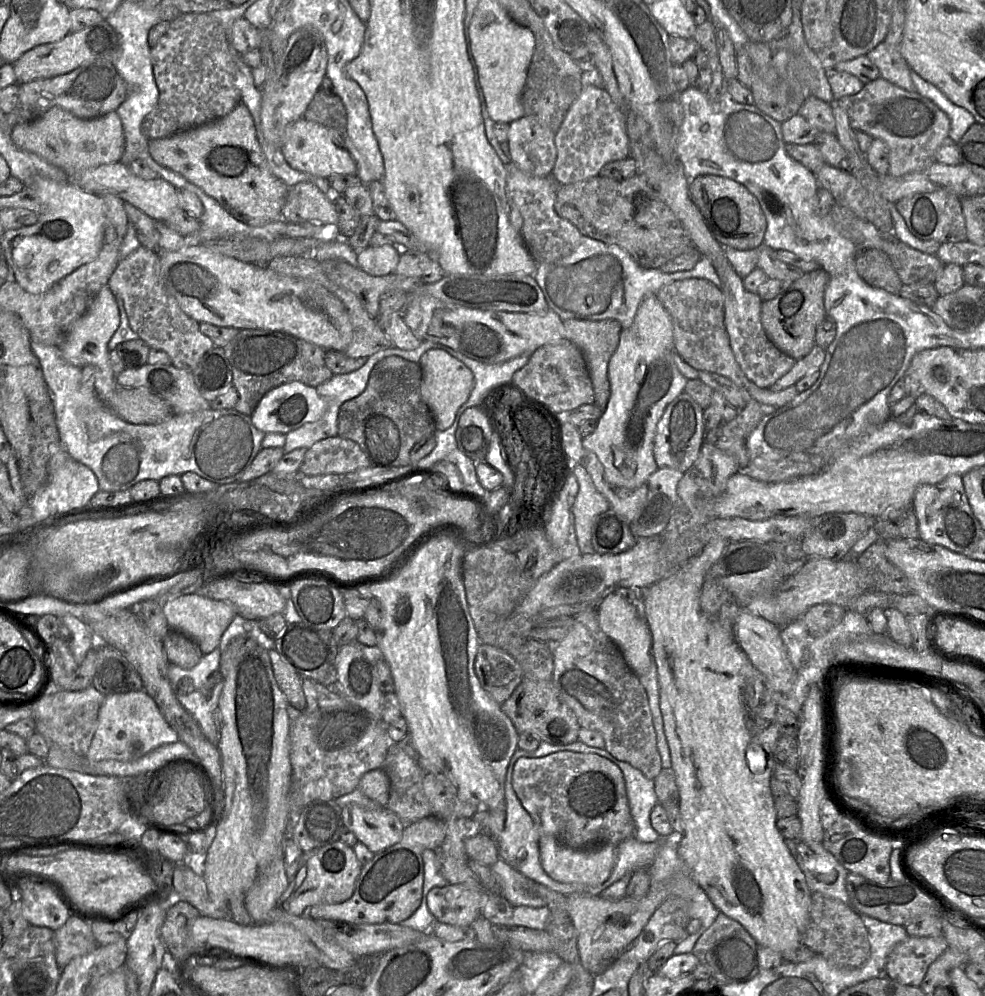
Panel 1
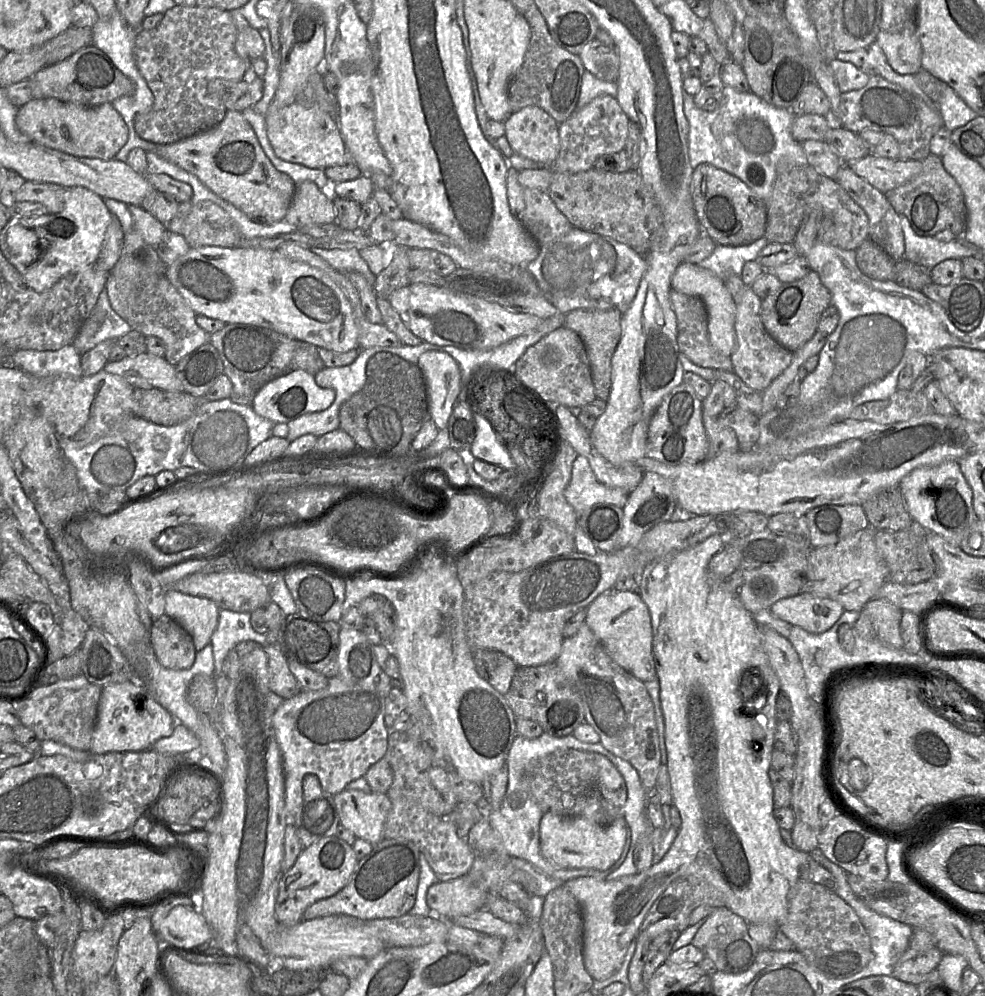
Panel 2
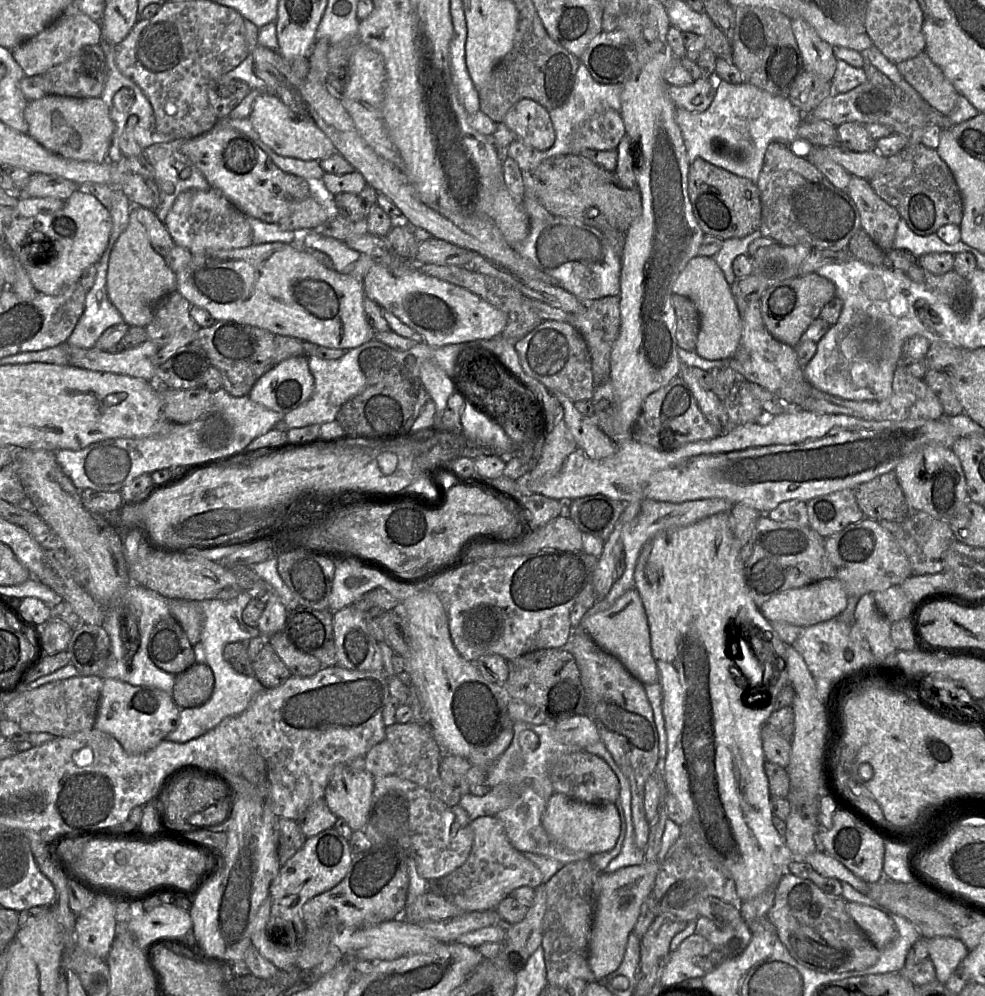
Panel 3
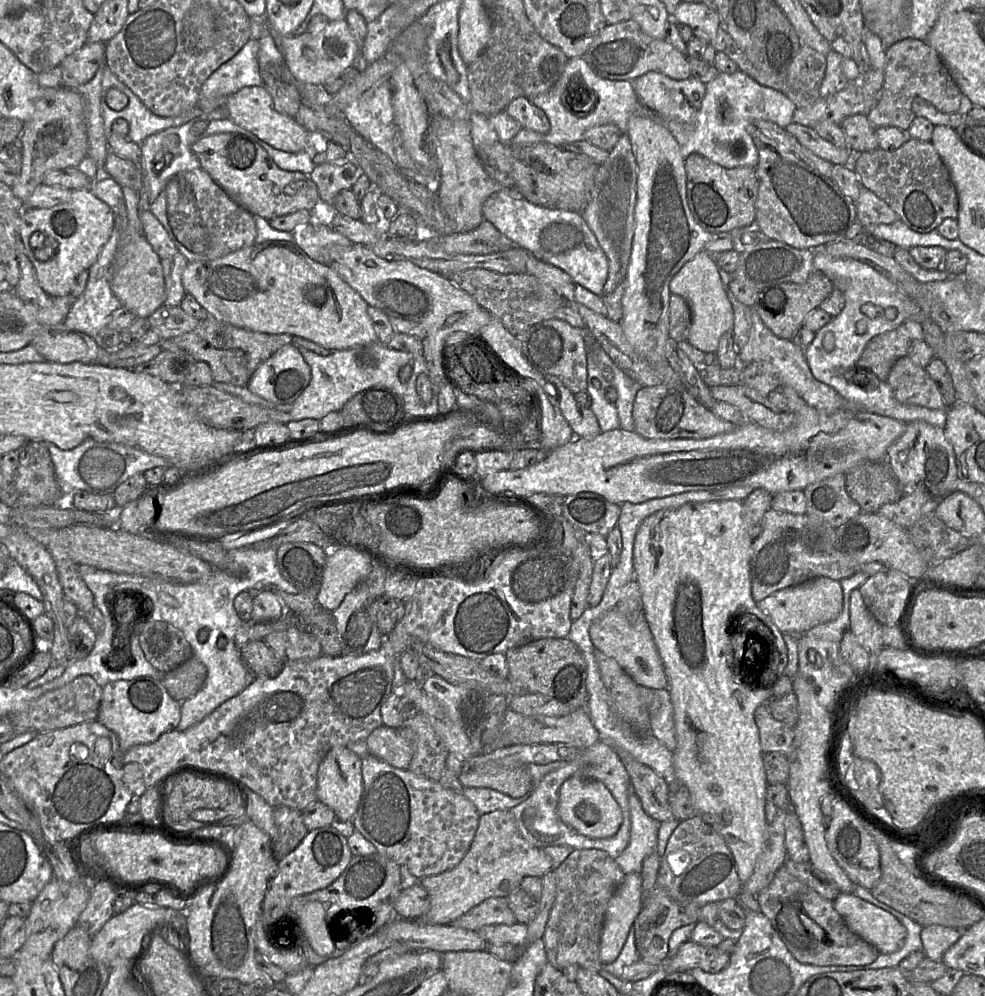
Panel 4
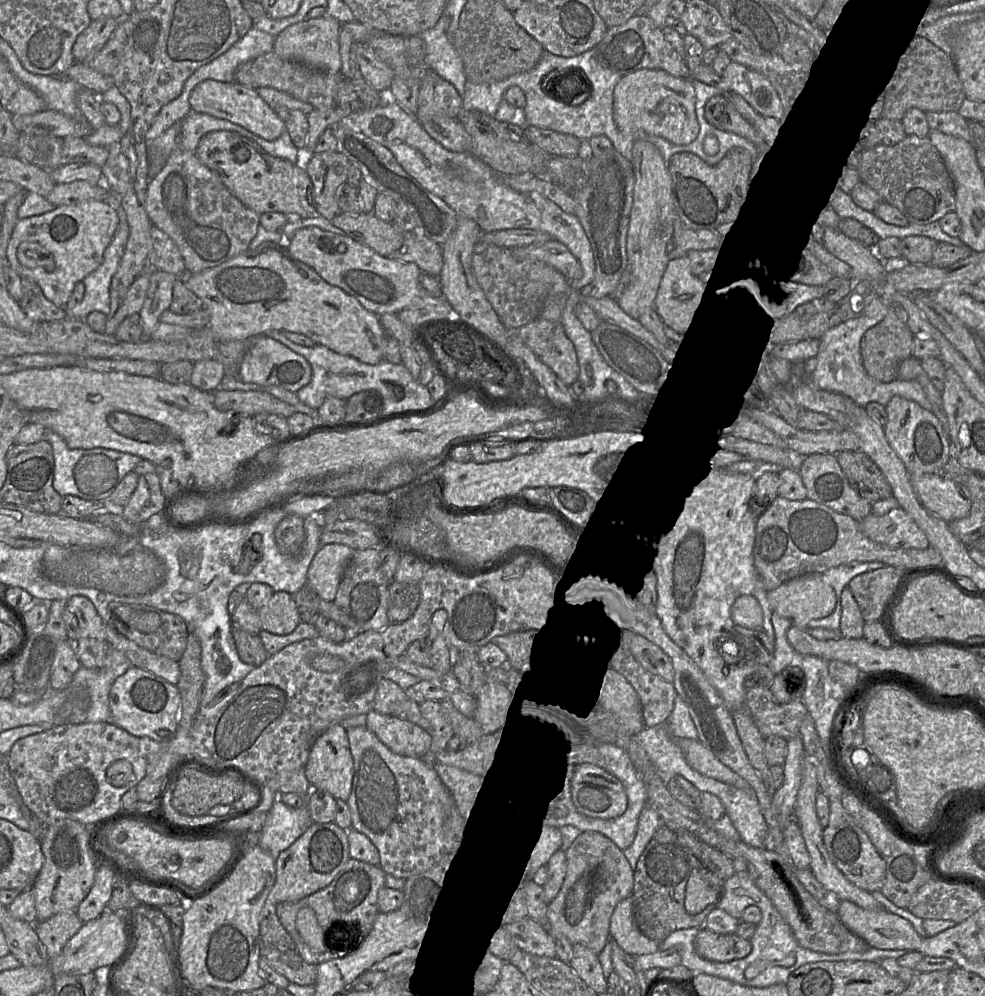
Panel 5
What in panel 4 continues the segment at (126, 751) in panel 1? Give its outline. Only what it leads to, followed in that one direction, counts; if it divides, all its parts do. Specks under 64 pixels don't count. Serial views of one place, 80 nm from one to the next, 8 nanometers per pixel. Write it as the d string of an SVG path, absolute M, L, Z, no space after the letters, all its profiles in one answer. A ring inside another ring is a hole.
M150 677L109 682L102 688L97 720L113 731L122 749L155 742L164 733L176 730L181 720L181 702L173 699L162 682Z

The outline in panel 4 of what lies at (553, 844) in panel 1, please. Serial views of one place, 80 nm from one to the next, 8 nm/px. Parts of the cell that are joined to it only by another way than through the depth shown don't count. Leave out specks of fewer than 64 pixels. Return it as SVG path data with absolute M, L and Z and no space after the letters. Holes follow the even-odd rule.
M576 774L569 777L559 789L558 815L574 831L594 839L612 837L623 820L620 805L603 782Z

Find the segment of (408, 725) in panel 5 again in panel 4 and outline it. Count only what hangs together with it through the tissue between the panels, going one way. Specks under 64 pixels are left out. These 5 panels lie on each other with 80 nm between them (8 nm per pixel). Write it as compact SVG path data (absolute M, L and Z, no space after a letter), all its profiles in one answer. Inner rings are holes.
M385 725L369 735L366 748L371 755L399 769L407 769L413 756L413 748L398 730Z

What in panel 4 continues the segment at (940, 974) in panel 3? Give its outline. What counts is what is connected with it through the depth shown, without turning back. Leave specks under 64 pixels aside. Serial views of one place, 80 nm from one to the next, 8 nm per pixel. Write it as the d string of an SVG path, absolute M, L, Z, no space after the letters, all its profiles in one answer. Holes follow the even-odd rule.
M938 924L923 926L922 950L933 961L941 961L944 953L958 941L962 931Z

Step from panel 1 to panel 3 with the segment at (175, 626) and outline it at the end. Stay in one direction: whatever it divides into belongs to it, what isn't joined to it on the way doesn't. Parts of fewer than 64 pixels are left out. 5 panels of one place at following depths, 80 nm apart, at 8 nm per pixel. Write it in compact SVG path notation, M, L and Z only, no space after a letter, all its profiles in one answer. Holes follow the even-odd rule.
M180 598L169 599L169 611L186 633L192 646L200 642L203 613L200 602Z

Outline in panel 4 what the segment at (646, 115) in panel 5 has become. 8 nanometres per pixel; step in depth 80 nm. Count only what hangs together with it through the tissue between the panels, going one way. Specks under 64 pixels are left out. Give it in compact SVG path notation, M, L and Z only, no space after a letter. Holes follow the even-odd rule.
M650 71L632 81L638 101L650 109L664 124L676 121L694 126L697 113L706 93L706 83L692 76L686 80L674 80L655 71Z

